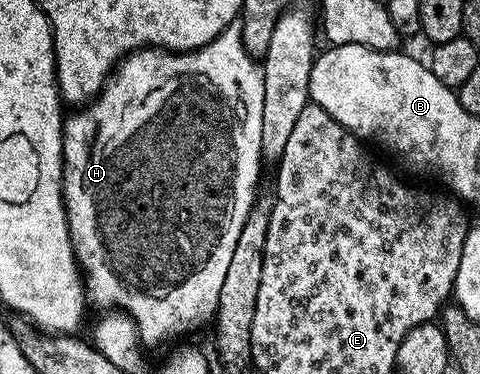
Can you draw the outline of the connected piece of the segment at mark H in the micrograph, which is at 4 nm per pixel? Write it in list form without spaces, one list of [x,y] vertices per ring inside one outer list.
[[[231,23],[213,42],[192,52],[168,52],[165,48],[140,48],[123,57],[107,78],[98,96],[63,121],[63,205],[67,211],[67,225],[71,245],[80,273],[85,277],[85,295],[99,310],[122,310],[137,326],[144,345],[159,344],[170,336],[179,336],[194,324],[203,324],[214,315],[233,249],[241,235],[241,226],[257,195],[259,164],[261,165],[261,106],[265,102],[263,69],[243,48],[243,29]]]

